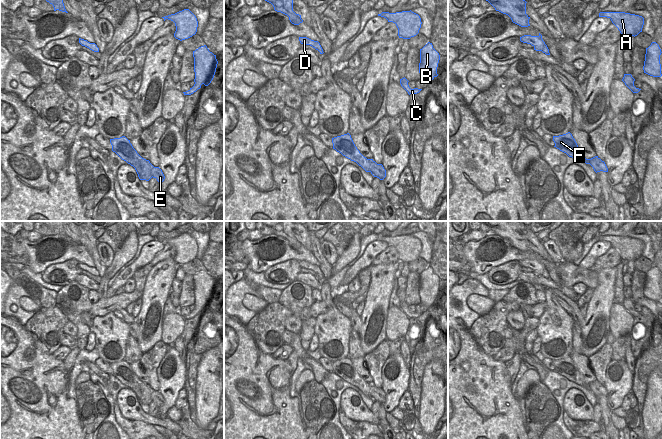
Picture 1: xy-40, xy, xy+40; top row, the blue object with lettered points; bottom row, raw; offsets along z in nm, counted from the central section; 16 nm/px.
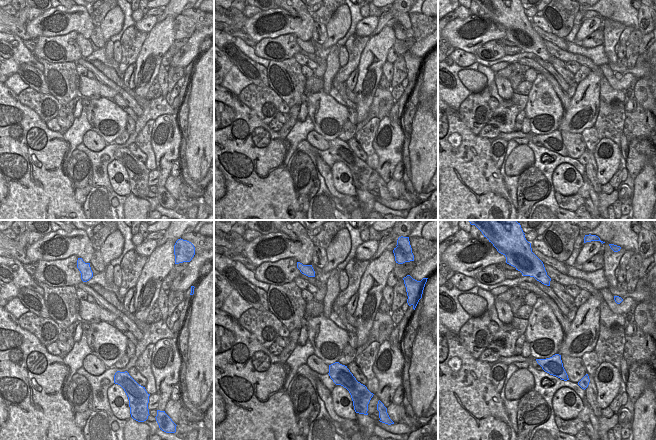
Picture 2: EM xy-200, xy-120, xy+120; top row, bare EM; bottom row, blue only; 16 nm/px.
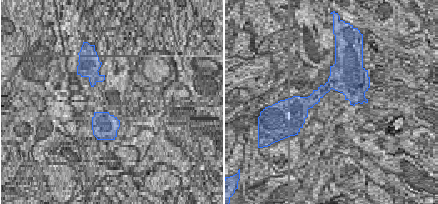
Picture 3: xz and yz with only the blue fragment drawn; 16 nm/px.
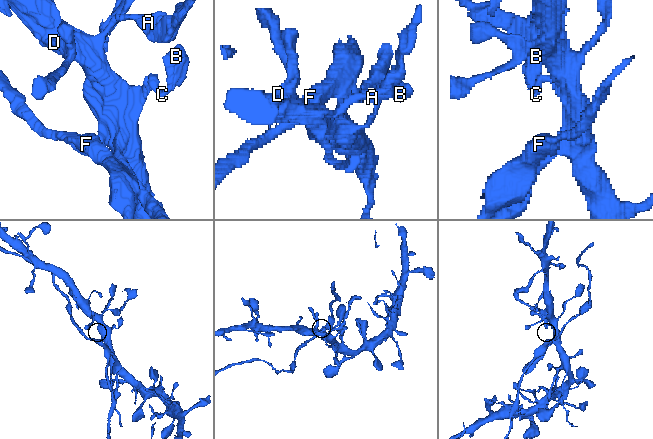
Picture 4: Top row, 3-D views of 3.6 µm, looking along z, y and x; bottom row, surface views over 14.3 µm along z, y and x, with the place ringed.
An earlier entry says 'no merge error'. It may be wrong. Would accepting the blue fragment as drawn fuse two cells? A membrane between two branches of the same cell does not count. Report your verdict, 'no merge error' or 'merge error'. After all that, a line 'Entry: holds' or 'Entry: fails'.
merge error
Entry: fails

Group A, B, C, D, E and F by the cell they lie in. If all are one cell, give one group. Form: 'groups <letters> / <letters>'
groups A B C D E / F

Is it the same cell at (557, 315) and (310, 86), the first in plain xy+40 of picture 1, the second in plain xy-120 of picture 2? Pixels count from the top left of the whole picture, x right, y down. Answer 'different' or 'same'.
different

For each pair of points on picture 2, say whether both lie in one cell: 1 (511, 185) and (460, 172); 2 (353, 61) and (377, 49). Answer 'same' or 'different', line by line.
1: different
2: different

